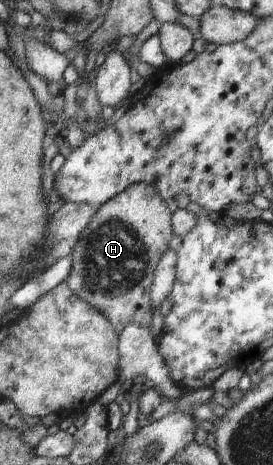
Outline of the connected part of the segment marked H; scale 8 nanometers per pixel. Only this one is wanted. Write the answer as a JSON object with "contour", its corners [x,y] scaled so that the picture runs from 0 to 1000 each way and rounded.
{"contour":[[[527,394],[465,400],[355,443],[322,486],[297,495],[253,546],[249,624],[377,675],[425,723],[462,697],[505,697],[542,708],[557,589],[630,505],[626,460],[564,400]]]}

